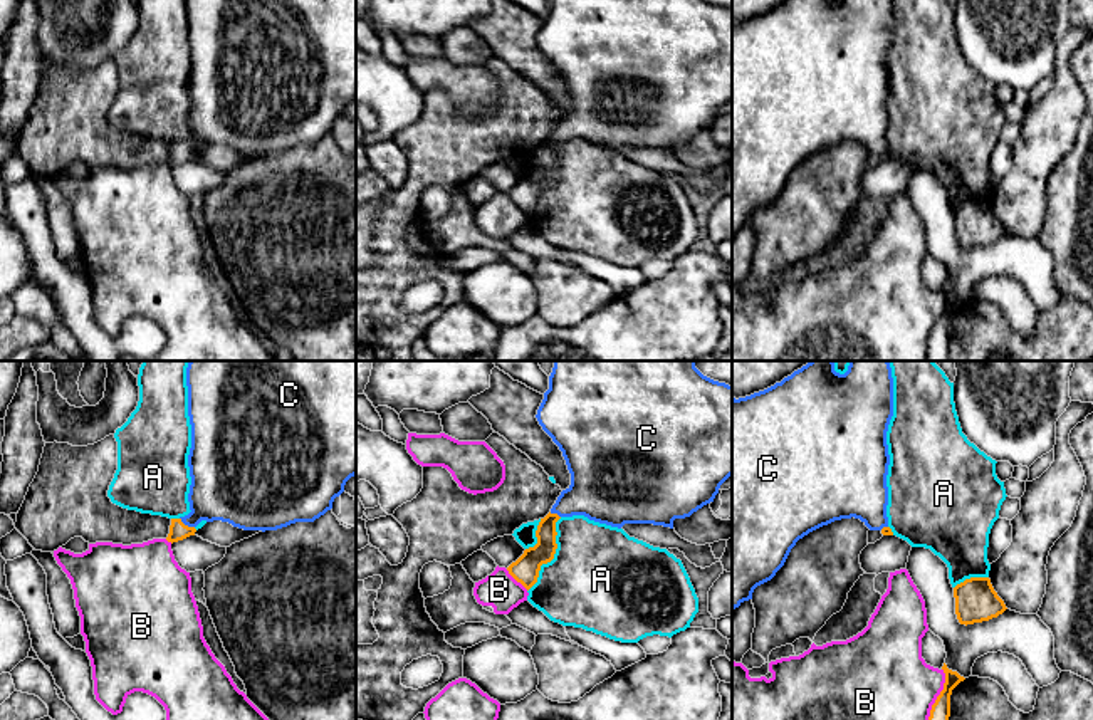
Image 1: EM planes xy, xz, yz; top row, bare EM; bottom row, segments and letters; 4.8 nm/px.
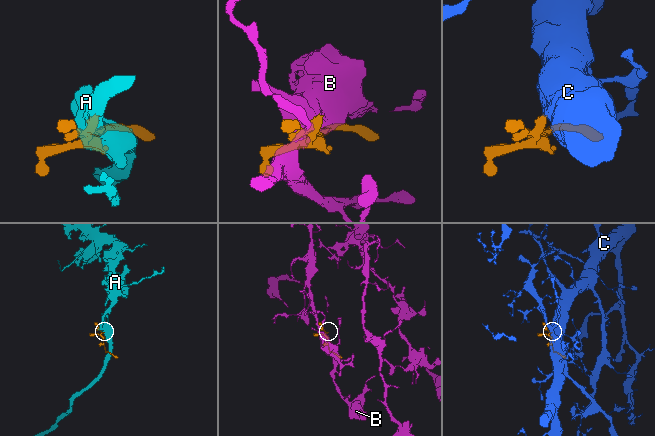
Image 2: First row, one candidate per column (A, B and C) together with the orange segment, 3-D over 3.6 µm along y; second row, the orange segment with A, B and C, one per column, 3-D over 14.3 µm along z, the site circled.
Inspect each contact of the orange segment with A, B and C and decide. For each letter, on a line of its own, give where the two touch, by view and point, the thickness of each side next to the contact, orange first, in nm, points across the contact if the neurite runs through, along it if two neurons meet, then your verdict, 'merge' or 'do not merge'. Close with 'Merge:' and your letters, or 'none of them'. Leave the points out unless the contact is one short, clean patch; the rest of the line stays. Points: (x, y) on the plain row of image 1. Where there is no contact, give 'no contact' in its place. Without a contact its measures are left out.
A: meets orange in xz at (553, 180); 130 nm thick on the orange side, 480 nm on the other; do not merge
B: meets orange in yz at (936, 326); 110 nm thick on the orange side, 480 nm on the other; do not merge
C: meets orange in xy at (187, 150); 90 nm thick on the orange side, 300 nm on the other; runs through xy (178, 155), (187, 150), (222, 111); merge
Merge: C

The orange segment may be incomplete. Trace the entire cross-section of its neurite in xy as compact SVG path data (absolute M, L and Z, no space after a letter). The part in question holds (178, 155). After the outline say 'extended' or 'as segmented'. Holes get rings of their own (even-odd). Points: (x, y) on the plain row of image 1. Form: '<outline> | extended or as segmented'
M186 0L188 10L188 40L191 49L191 72L188 79L190 91L190 138L171 143L168 166L178 166L195 159L201 144L228 146L243 154L277 154L295 146L314 146L327 134L344 116L346 106L356 99L356 0Z | extended

